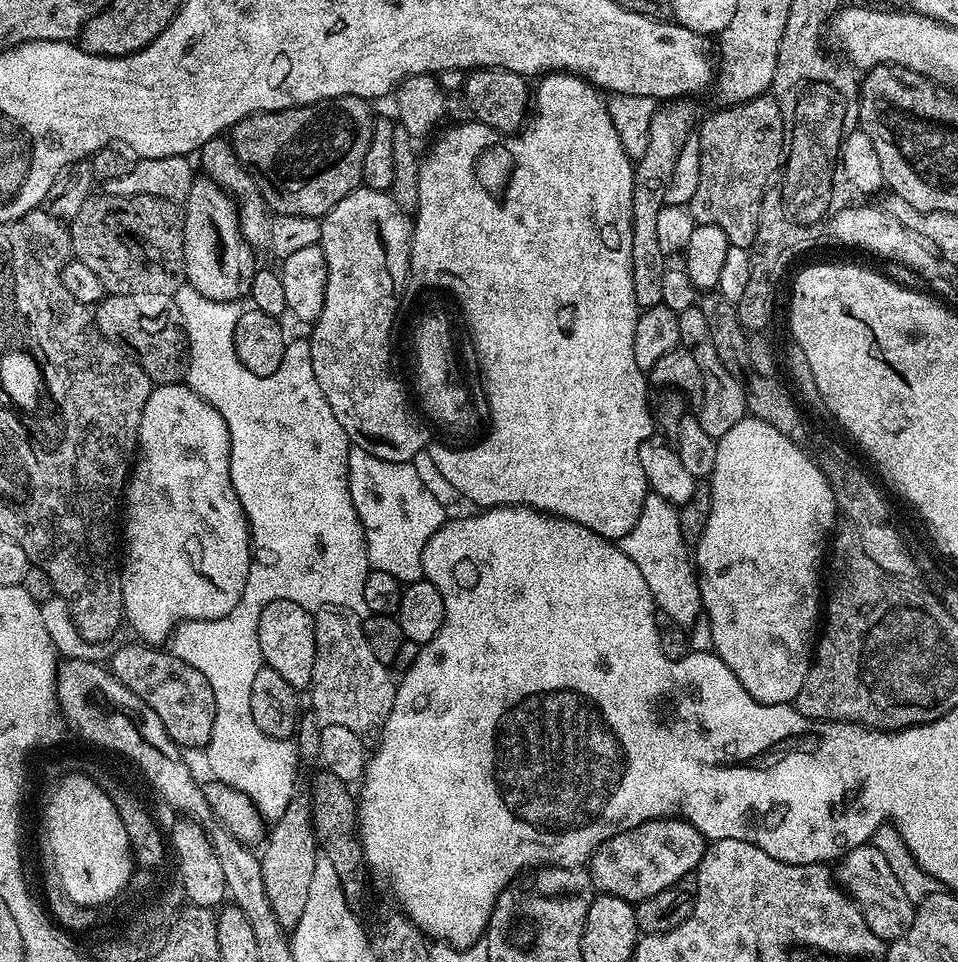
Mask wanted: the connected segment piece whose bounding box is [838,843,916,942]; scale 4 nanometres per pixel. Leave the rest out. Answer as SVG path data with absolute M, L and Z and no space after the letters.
M871 843L863 844L861 848L850 850L844 857L838 868L838 880L841 885L846 886L853 900L860 905L860 911L863 912L866 922L874 934L878 934L885 942L891 942L900 939L905 932L912 926L912 921L916 918L916 908L913 900L902 890L902 886L894 878L890 866L886 866L886 858Z

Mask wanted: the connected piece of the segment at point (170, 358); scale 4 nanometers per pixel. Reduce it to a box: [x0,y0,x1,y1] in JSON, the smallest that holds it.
[94,294,188,385]

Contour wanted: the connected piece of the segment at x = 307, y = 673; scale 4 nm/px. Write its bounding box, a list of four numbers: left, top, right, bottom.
[258,600,316,690]

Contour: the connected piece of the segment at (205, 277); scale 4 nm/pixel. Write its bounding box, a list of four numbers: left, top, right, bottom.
[182,179,258,302]

